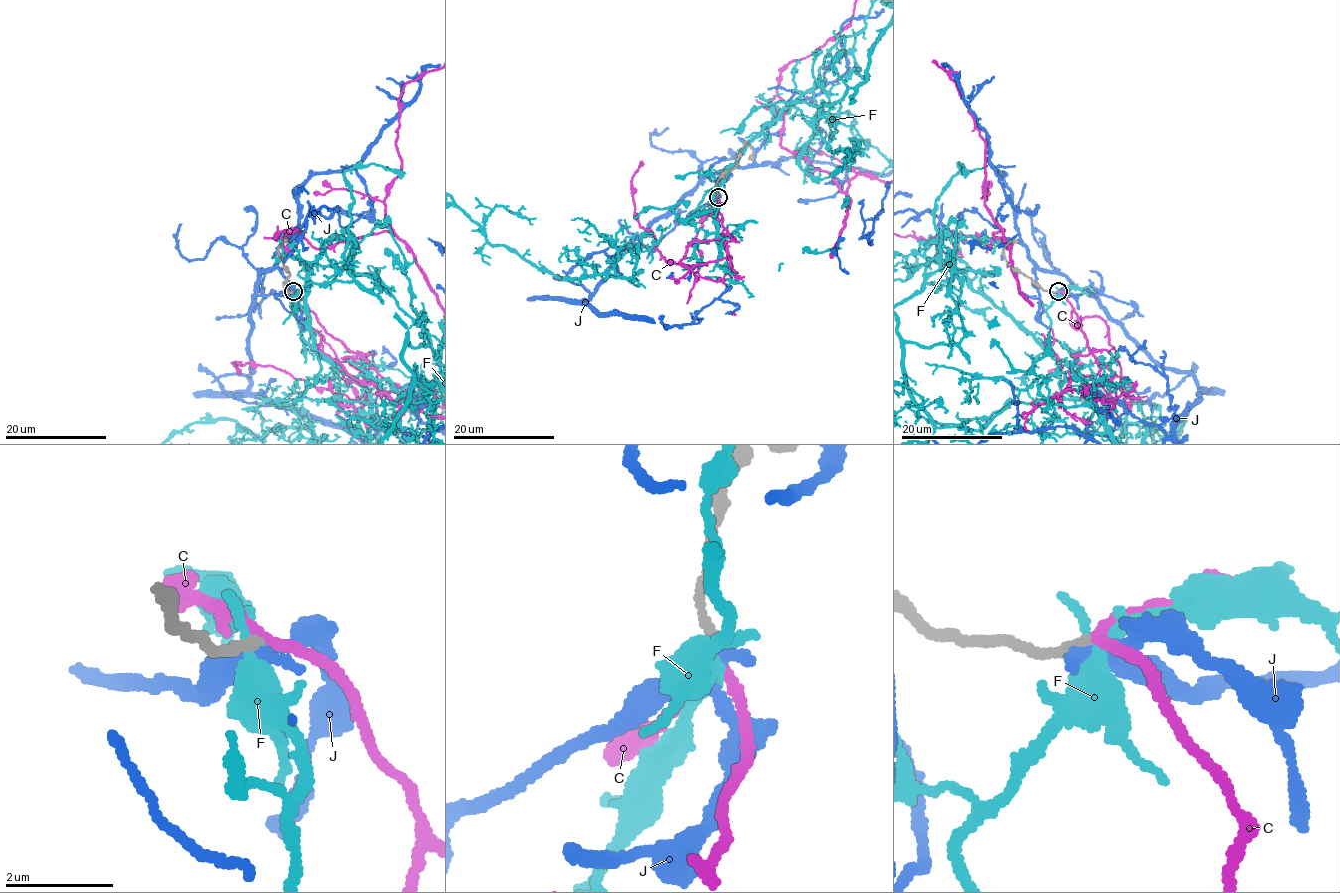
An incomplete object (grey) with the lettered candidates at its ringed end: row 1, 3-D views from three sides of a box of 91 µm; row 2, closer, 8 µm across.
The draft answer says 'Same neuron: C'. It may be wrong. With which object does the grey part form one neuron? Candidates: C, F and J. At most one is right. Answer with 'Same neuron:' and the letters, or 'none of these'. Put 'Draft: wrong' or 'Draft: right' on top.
Draft: right
Same neuron: C

